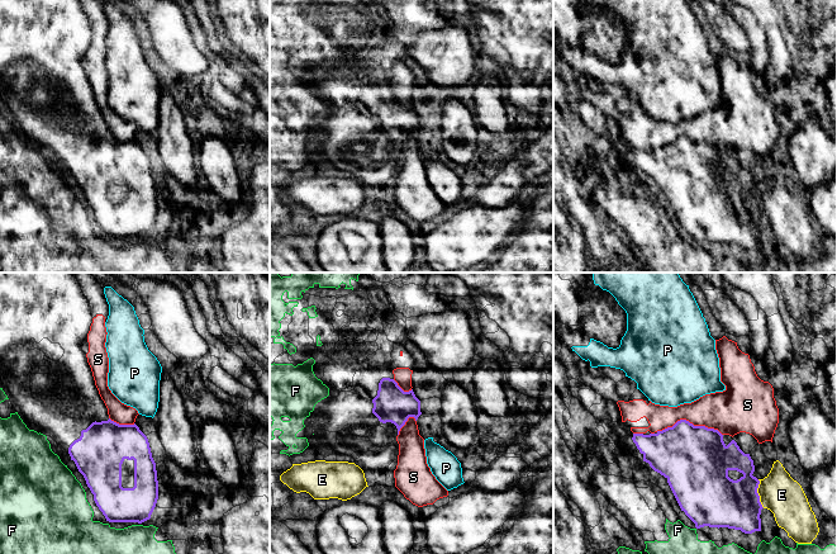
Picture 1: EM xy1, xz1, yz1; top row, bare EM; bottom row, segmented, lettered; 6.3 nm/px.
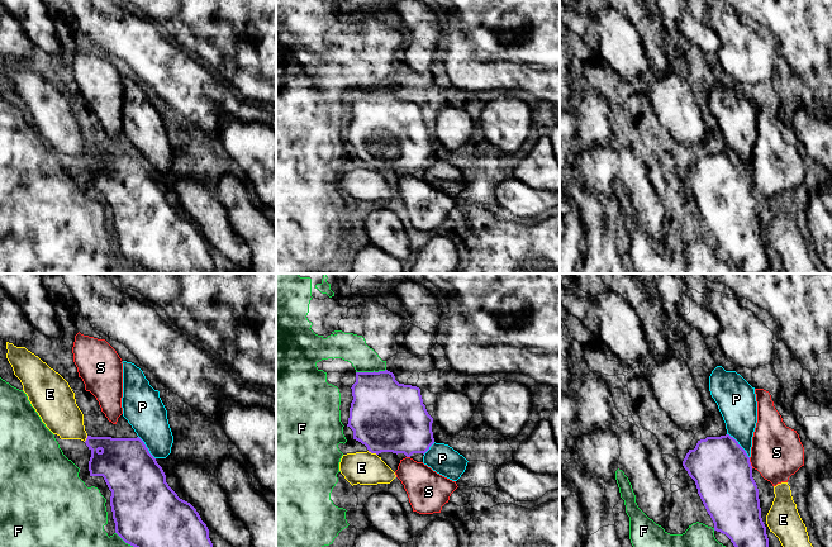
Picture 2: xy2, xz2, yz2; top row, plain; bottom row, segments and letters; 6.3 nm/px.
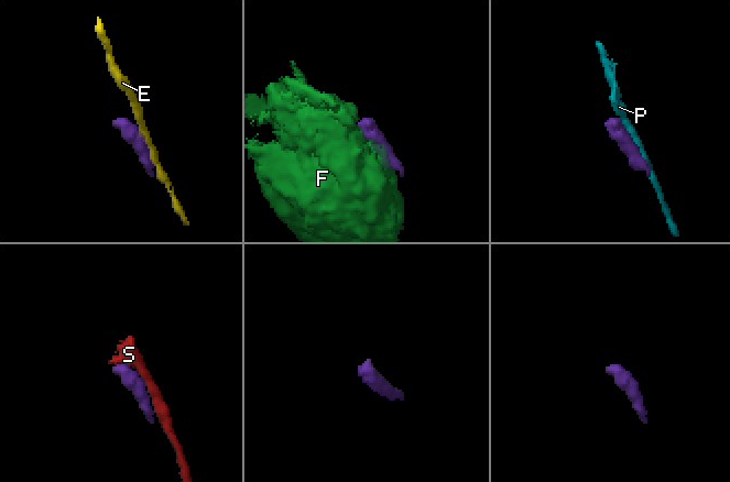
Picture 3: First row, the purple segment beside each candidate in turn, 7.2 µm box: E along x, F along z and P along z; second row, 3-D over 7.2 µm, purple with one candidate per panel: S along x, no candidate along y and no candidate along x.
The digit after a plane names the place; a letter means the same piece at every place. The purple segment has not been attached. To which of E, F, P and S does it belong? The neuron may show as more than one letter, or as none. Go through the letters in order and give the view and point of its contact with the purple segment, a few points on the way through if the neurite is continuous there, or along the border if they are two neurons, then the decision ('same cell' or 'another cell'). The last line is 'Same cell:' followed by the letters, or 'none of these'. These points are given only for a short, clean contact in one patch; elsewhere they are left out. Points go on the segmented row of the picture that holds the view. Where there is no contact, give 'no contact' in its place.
E: contact yz1 (757, 493); another cell
F: contact xz2 (370, 372); another cell
P: contact yz2 (738, 445); border yz2 (727, 433), (749, 457); another cell
S: contact yz1 (688, 421); another cell
Same cell: none of these

